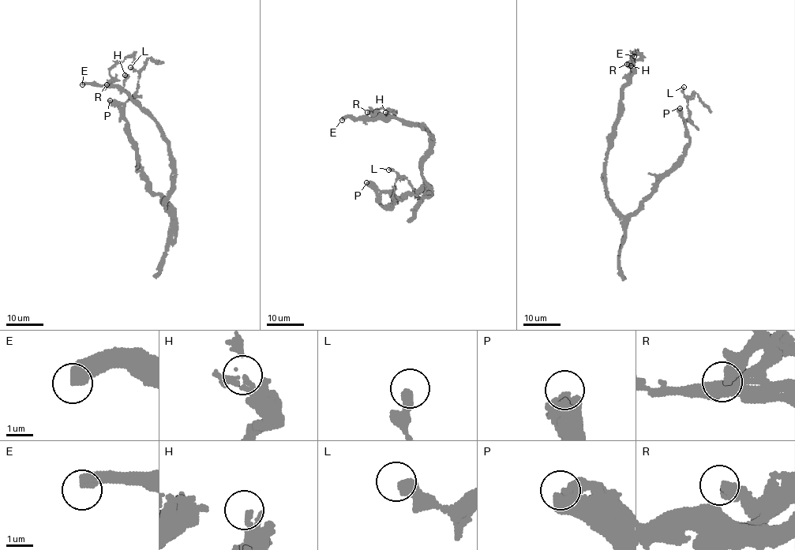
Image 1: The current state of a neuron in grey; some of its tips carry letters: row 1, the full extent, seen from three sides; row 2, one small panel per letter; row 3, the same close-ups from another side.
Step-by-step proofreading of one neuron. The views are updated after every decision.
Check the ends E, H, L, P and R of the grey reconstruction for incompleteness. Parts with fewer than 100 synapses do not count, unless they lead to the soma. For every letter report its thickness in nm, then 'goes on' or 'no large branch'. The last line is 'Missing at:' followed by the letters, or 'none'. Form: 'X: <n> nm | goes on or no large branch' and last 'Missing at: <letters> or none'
E: 400 nm | goes on
H: 280 nm | no large branch
L: 420 nm | no large branch
P: 420 nm | goes on
R: 400 nm | no large branch
Missing at: E, P

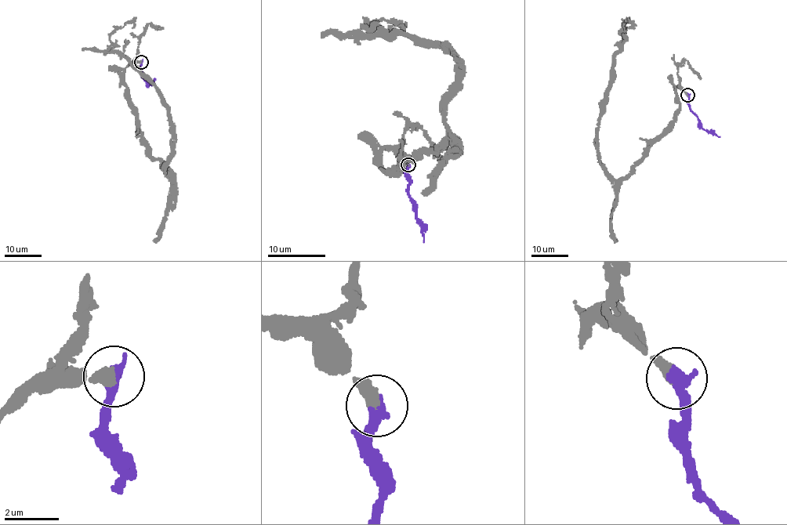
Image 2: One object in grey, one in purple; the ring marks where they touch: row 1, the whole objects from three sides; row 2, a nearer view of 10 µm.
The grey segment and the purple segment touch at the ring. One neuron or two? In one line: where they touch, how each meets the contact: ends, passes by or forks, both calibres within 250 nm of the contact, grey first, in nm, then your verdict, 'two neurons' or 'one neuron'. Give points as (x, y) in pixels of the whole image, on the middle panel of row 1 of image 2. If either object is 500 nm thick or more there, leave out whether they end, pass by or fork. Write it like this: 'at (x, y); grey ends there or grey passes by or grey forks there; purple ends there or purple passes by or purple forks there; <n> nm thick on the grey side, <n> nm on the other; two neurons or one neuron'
at (408, 164); grey ends there; purple ends there; 480 nm thick on the grey side, 440 nm on the other; one neuron

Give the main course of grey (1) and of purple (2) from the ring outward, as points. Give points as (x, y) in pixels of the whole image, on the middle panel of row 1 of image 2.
1: (408, 164), (380, 156), (385, 173), (439, 146), (458, 59), (438, 41), (369, 34), (365, 23), (400, 24)
2: (408, 164), (406, 175), (417, 220), (422, 229), (423, 242)

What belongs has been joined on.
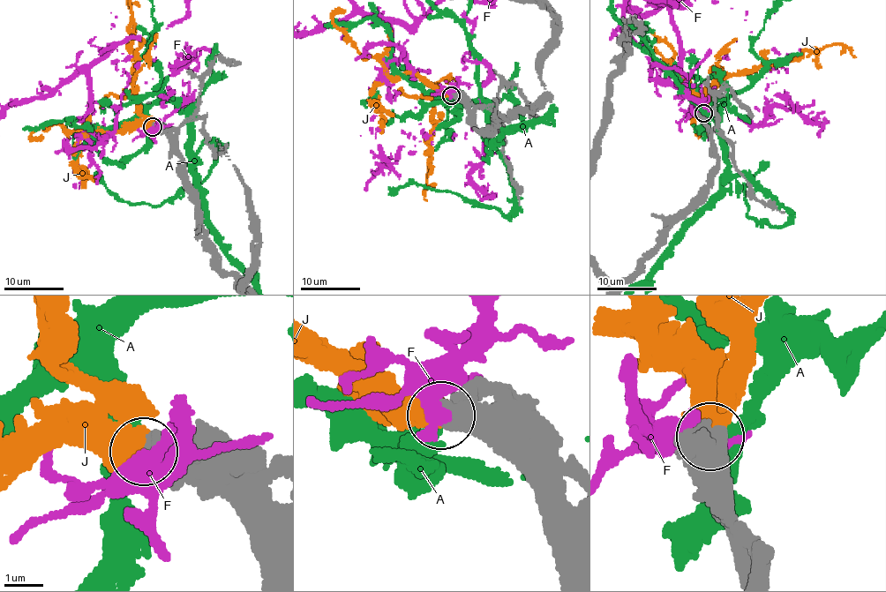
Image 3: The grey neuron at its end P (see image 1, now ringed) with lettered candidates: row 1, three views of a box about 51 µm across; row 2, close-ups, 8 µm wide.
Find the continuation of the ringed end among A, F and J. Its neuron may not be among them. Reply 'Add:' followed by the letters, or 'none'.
Add: J

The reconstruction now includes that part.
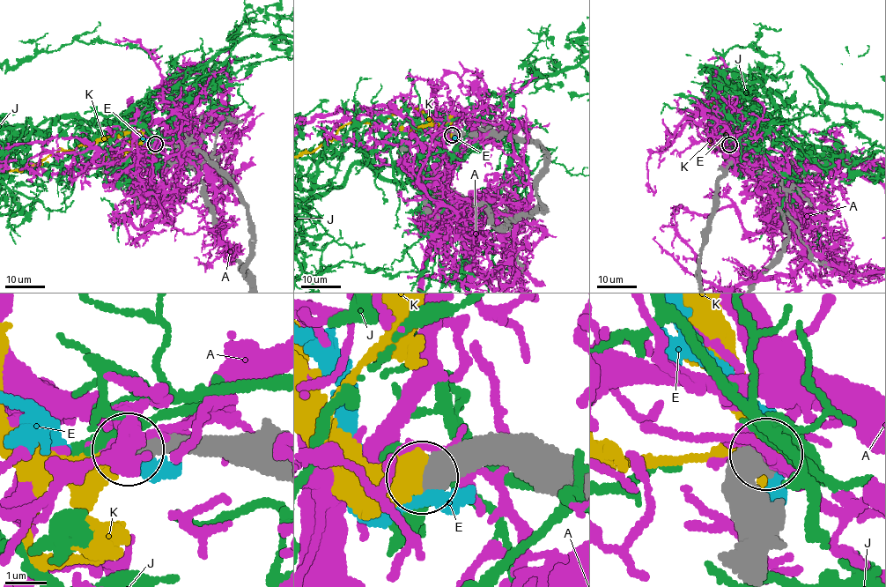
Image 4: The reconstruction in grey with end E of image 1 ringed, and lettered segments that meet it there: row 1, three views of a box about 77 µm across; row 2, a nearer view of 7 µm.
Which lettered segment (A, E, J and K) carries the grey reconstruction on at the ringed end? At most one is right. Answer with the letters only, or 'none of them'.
K

